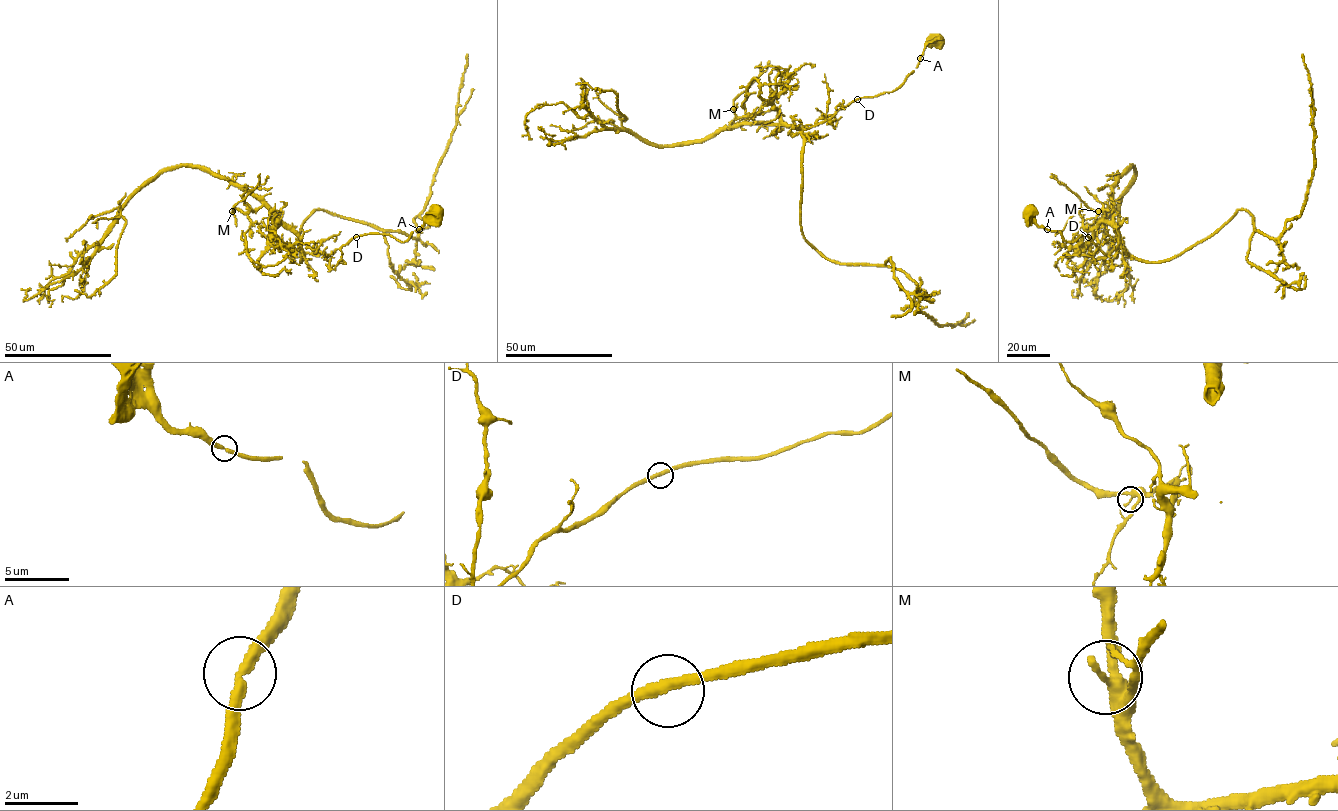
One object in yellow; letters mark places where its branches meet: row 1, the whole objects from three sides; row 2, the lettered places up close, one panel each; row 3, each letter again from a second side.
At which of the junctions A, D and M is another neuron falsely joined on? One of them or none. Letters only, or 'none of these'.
none of these

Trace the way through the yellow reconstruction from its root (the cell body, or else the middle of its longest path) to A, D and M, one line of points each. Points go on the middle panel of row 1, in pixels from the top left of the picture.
A: (938, 42), (927, 42), (920, 58)
D: (938, 42), (933, 40), (926, 44), (918, 65), (898, 87), (857, 99)
M: (938, 42), (926, 44), (898, 87), (854, 100), (807, 128), (756, 122), (733, 109)

